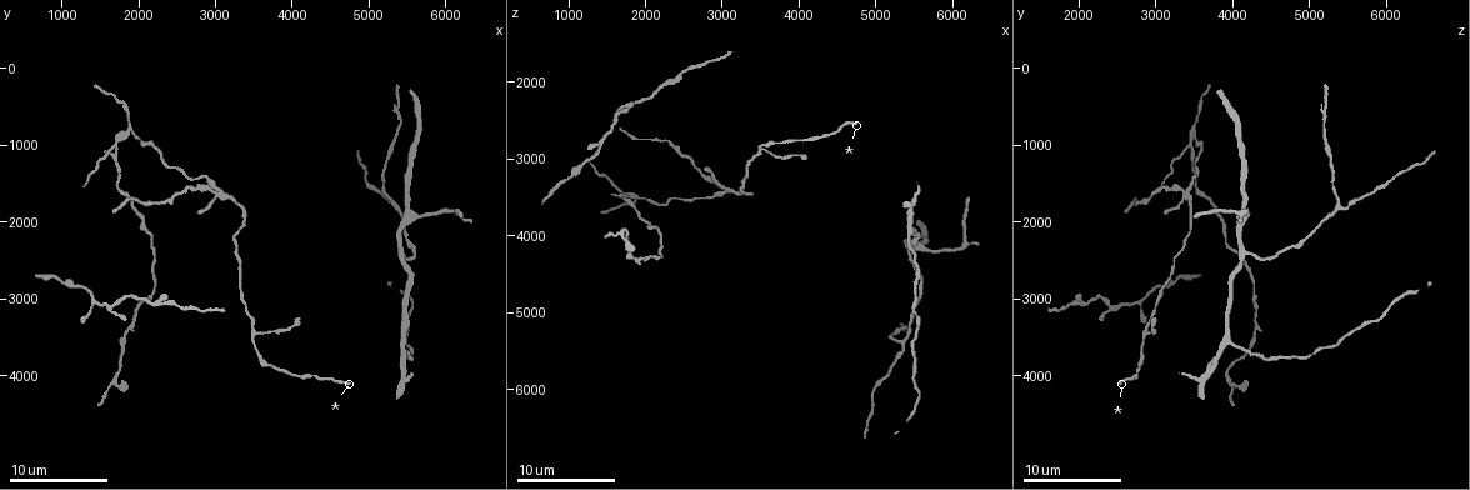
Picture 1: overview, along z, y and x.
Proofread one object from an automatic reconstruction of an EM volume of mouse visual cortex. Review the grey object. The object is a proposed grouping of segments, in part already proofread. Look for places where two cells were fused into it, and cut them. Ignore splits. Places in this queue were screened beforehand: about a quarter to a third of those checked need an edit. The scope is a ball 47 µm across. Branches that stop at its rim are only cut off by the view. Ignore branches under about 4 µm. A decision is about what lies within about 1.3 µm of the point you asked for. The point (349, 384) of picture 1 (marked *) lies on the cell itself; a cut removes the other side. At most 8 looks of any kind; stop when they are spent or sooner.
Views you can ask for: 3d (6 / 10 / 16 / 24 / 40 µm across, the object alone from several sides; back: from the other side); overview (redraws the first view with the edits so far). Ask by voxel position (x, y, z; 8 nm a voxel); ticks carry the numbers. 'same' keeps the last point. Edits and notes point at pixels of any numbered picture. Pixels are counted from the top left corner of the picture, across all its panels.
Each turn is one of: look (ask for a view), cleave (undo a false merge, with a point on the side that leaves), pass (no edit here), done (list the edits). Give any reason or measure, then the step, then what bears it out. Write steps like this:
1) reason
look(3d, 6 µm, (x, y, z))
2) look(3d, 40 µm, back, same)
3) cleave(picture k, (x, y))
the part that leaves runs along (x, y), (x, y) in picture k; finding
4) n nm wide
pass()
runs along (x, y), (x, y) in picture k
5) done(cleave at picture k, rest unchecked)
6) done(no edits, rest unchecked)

look(3d, 10 µm, (3500, 3450, 2850))

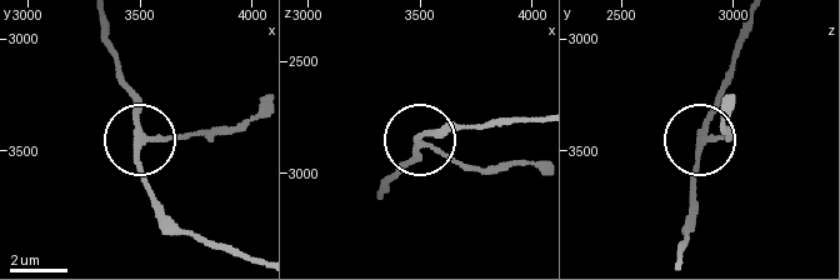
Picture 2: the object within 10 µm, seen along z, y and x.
pass()
runs along (239, 258), (189, 236), (139, 156), (146, 143), (201, 135) in picture 2; all the same cell

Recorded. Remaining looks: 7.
two arms in line, one across
look(3d, 10 µm, (5450, 2400, 4200))

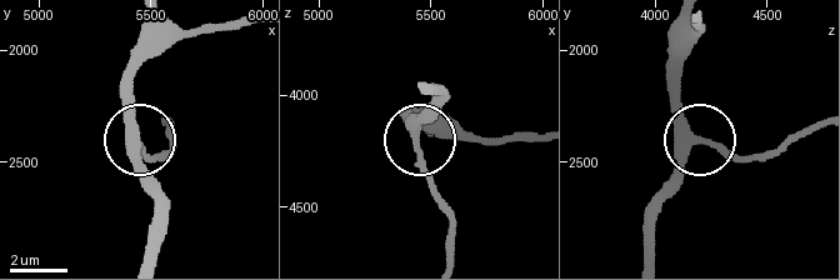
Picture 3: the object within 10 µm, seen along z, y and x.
look(3d, 6 µm, (5440, 2410, 4210))

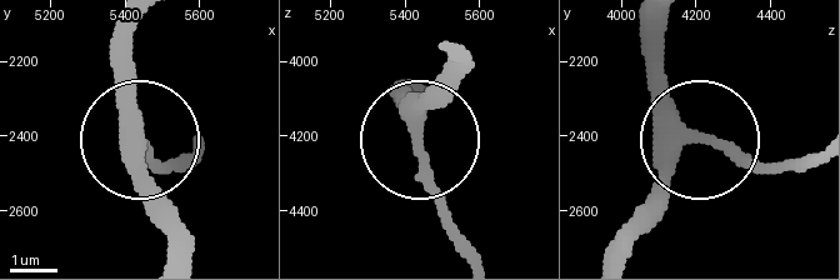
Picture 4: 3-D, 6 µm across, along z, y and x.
280 nm wide
pass()
runs along (609, 258), (696, 135), (649, 48) in picture 4; all the same cell

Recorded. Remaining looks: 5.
three arms meet
look(3d, 10 µm, (5350, 1800, 5400))

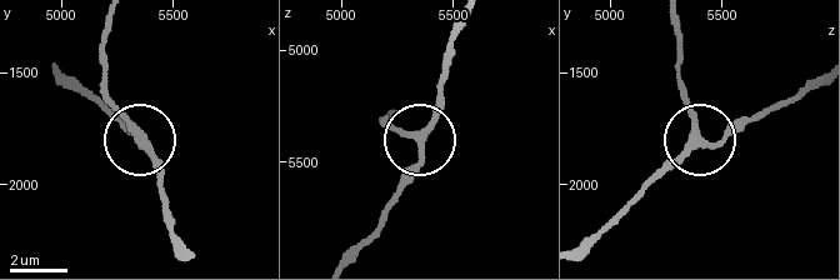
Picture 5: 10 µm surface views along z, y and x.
pass()
runs along (586, 248), (694, 146), (756, 118) in picture 5; one cell here

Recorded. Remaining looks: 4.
three-way junction
look(3d, 10 µm, (5450, 3550, 4000))

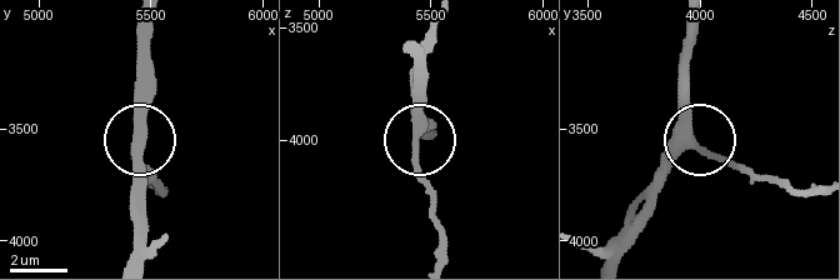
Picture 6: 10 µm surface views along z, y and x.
320 nm wide
pass()
continuous, no second cell

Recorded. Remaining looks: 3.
done(no edits, rest unchecked)

